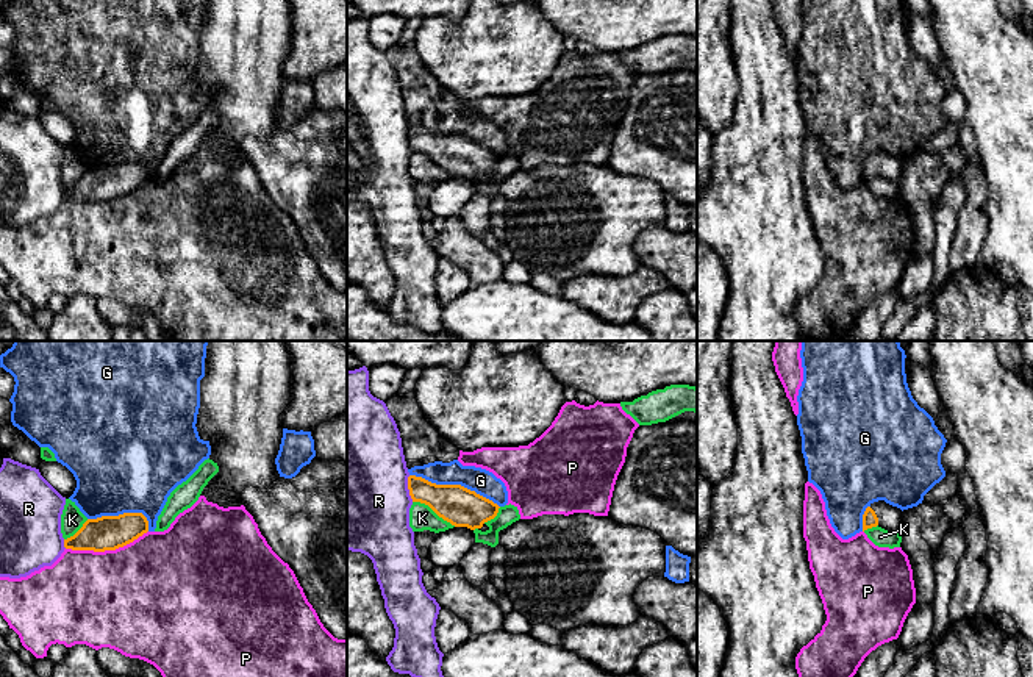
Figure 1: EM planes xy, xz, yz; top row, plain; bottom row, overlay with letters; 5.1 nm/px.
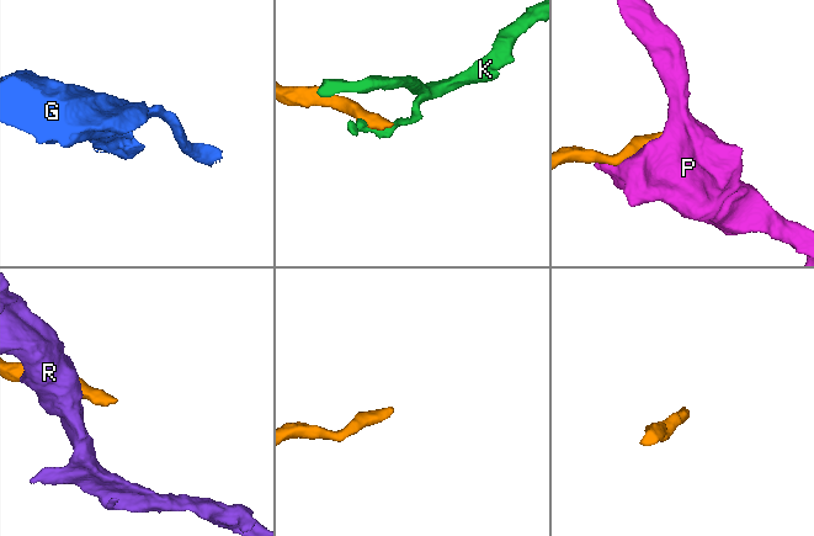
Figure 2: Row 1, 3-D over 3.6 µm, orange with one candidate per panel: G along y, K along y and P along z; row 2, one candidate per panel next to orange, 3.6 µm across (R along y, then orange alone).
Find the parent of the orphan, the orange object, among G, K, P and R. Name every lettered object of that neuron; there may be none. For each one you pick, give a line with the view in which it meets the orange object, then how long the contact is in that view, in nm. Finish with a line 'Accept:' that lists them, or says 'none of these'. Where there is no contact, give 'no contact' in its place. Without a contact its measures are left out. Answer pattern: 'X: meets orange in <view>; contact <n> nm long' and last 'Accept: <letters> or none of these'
Accept: none of these

